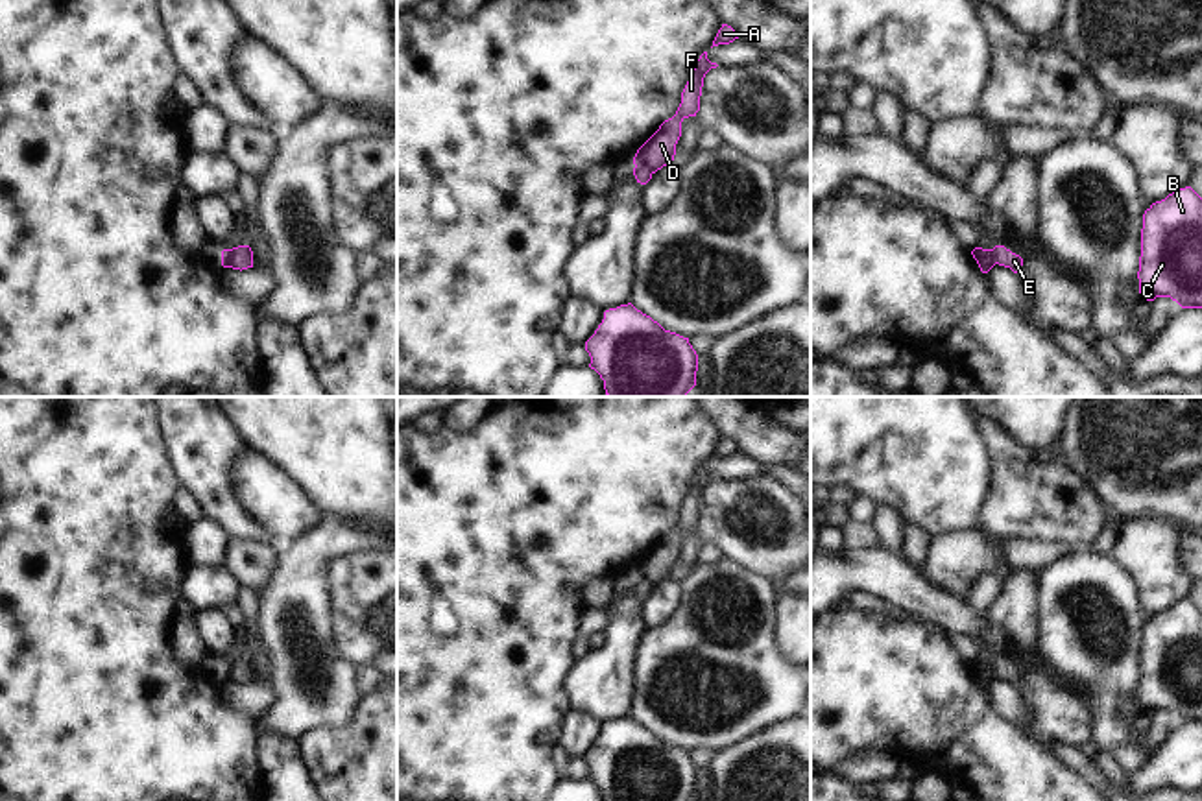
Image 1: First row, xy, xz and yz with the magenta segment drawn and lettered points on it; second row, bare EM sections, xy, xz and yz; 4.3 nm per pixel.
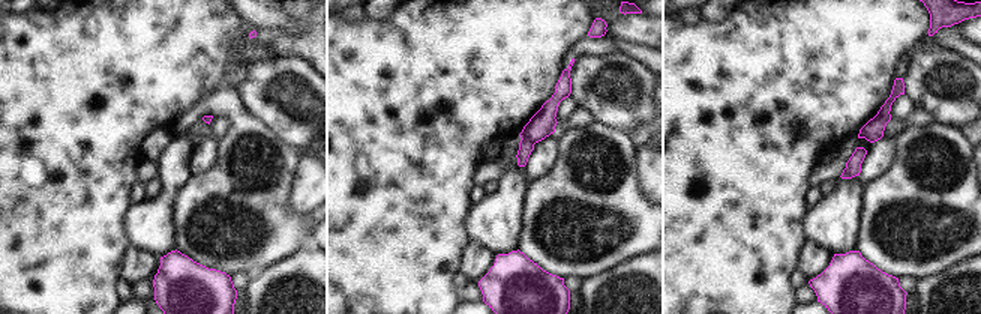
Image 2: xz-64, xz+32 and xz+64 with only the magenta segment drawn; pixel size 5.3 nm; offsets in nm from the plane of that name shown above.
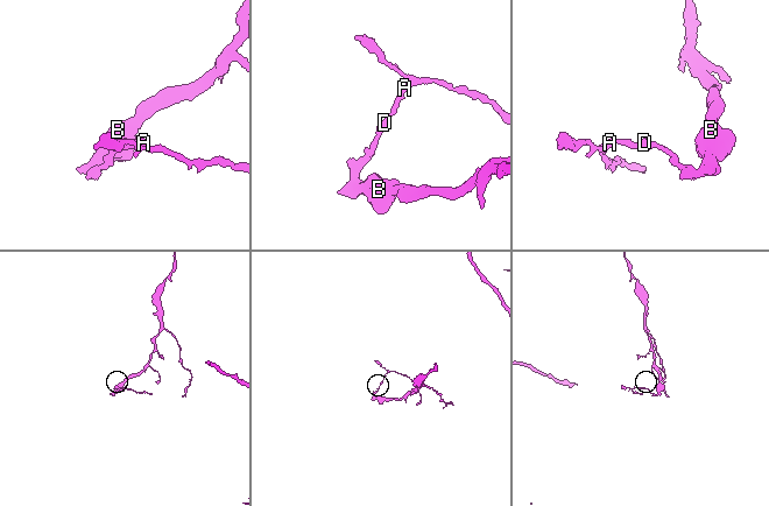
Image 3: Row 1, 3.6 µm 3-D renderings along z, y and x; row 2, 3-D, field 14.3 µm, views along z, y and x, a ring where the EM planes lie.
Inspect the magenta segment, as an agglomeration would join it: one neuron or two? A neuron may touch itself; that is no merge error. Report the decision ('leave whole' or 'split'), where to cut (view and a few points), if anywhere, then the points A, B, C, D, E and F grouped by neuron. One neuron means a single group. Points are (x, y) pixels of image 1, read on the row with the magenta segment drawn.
split; cut in xz along (636, 163), (652, 172); A D F / B C E

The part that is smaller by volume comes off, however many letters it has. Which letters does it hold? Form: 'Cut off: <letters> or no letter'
Cut off: A, D, F

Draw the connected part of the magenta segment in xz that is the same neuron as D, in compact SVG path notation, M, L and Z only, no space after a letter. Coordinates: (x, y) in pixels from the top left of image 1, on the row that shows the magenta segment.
M707 52L700 55L691 72L691 78L681 92L681 103L676 114L665 120L659 129L637 149L633 164L643 164L655 173L663 166L674 161L676 144L681 137L681 122L689 116L696 116L700 111L700 96L703 87L703 78L716 63L707 59Z

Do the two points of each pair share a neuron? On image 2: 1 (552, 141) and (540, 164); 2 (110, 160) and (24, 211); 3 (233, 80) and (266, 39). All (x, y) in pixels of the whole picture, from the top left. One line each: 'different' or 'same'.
1: same
2: same
3: same

